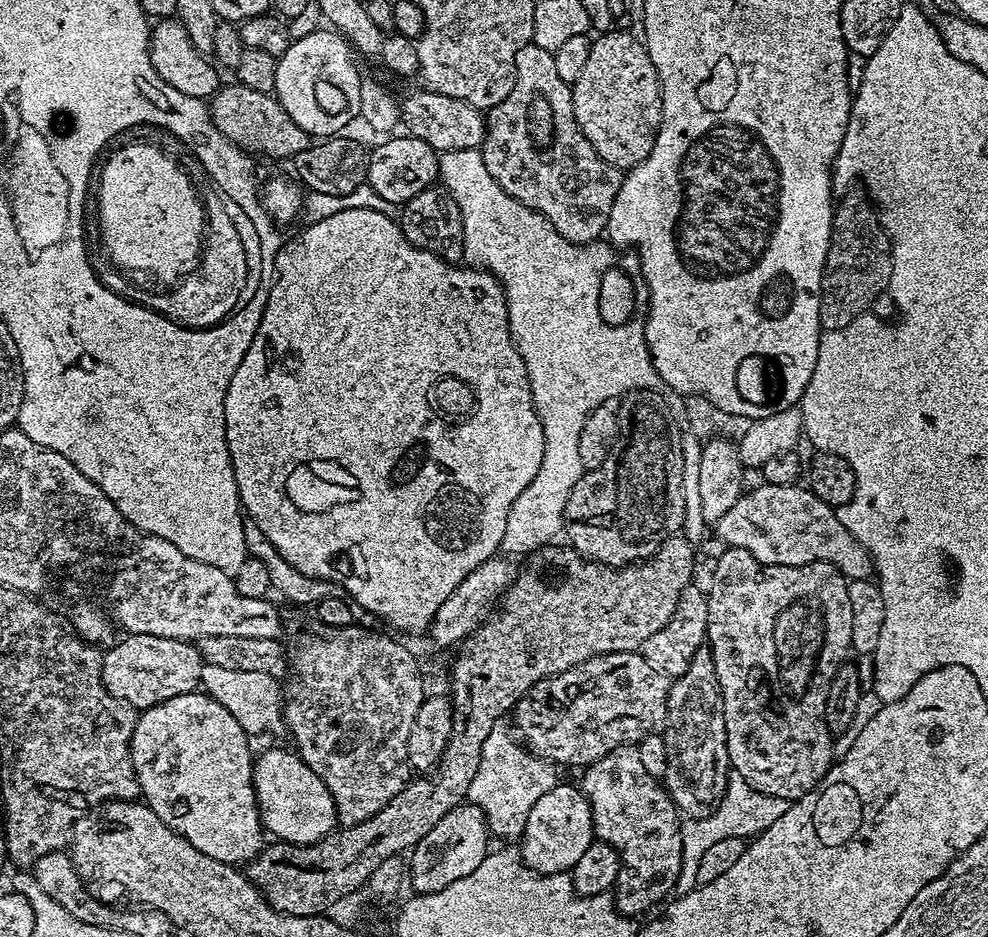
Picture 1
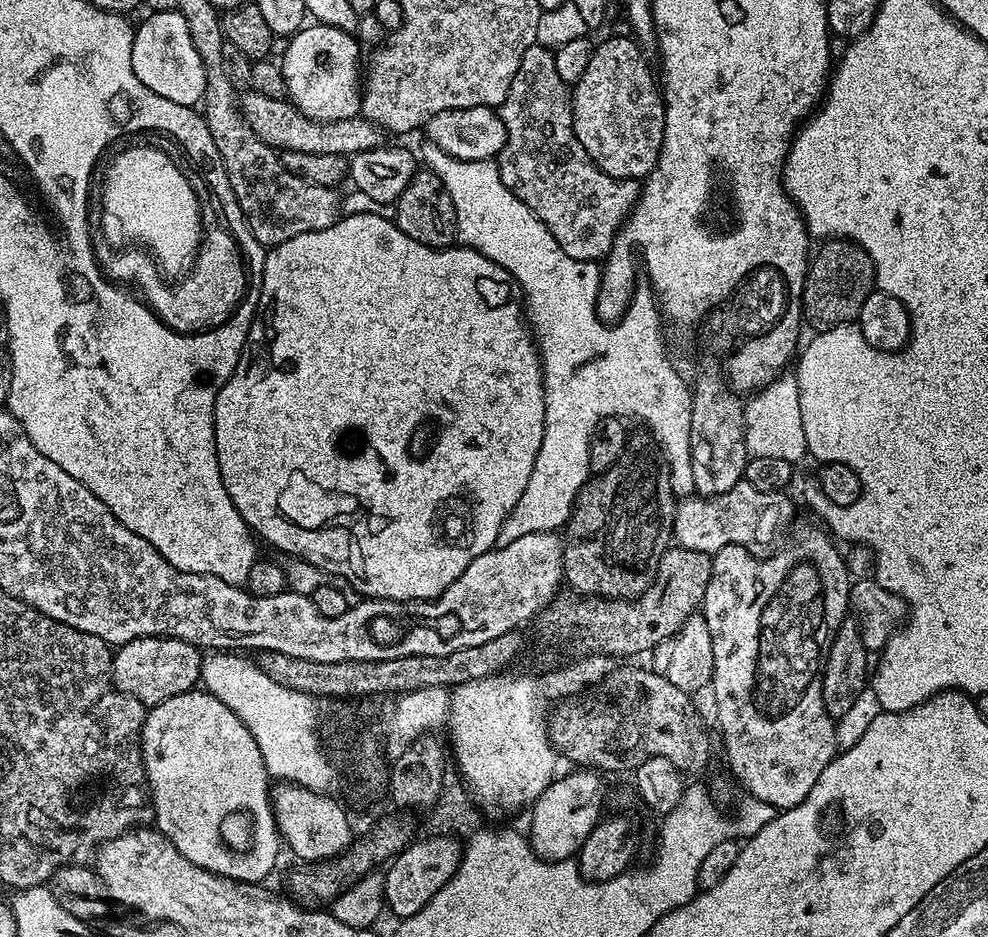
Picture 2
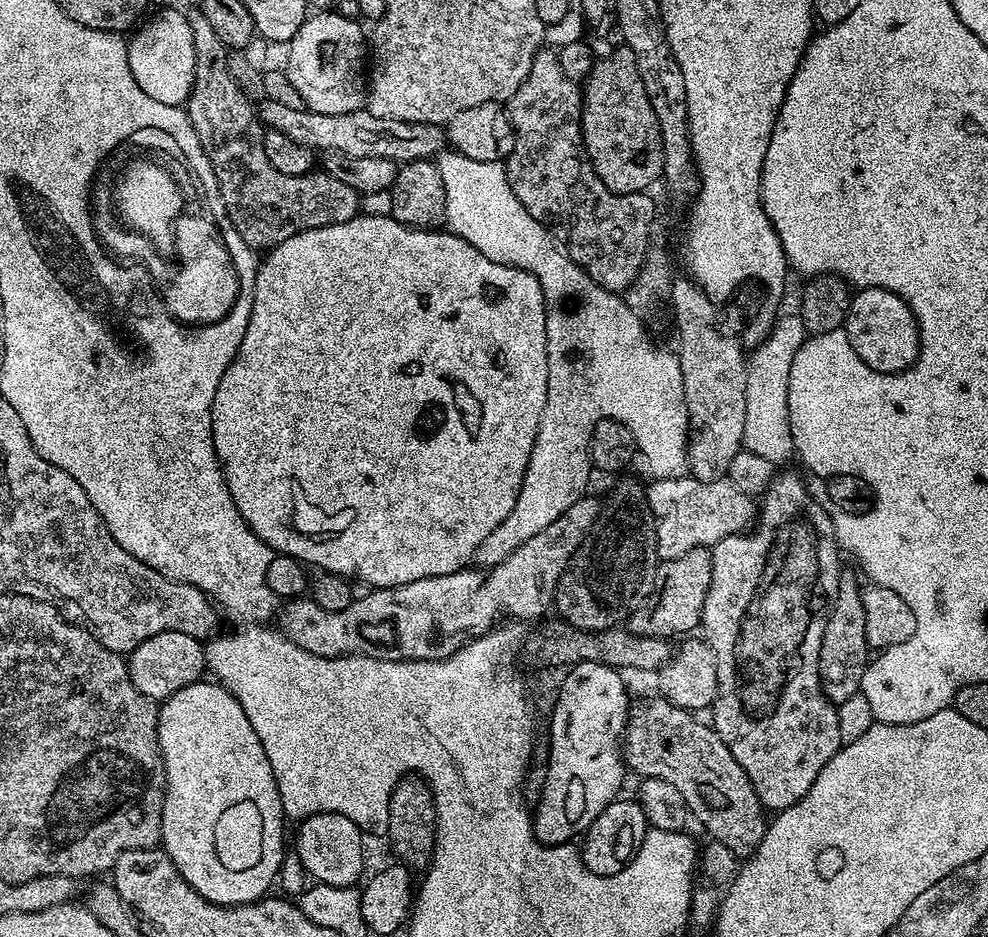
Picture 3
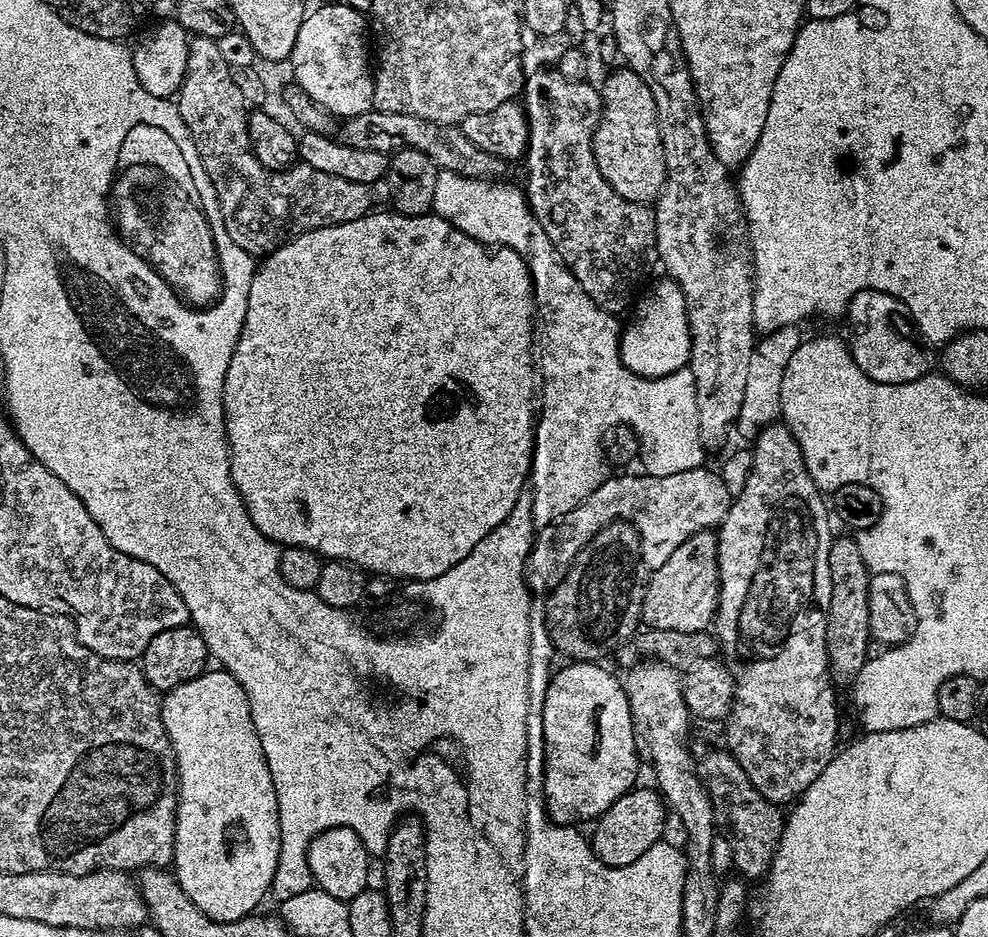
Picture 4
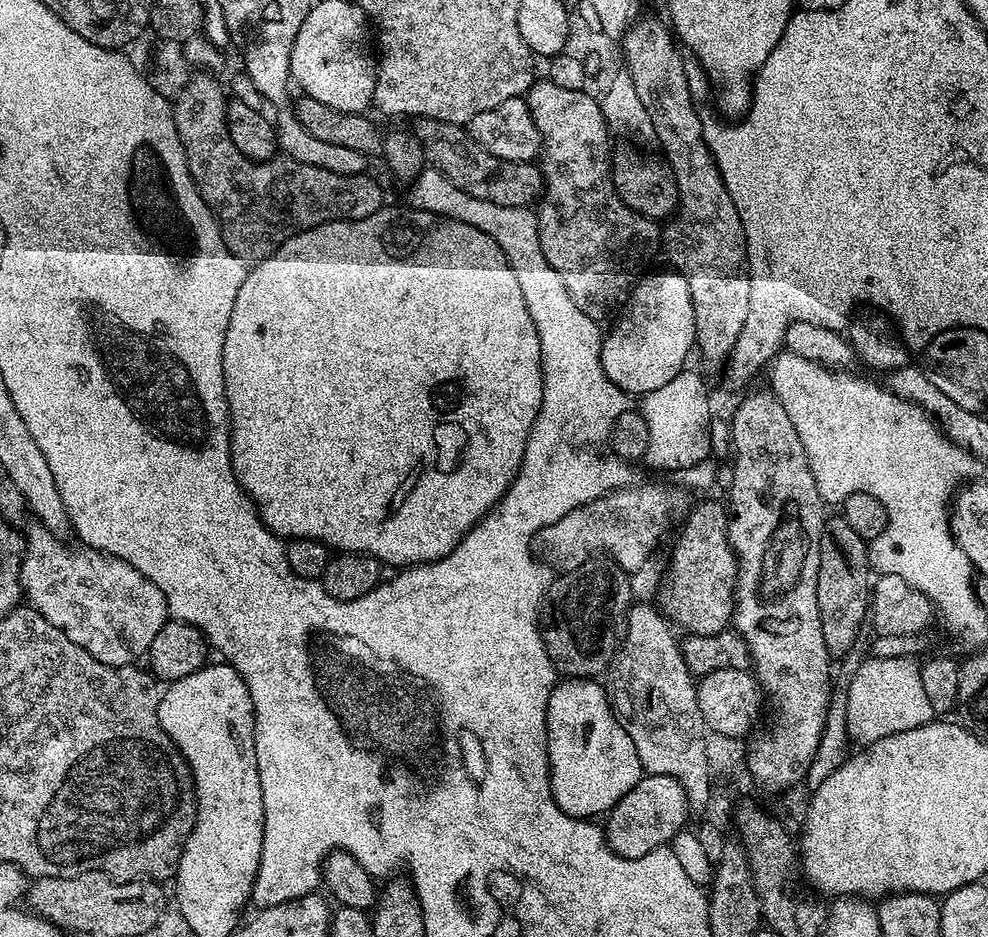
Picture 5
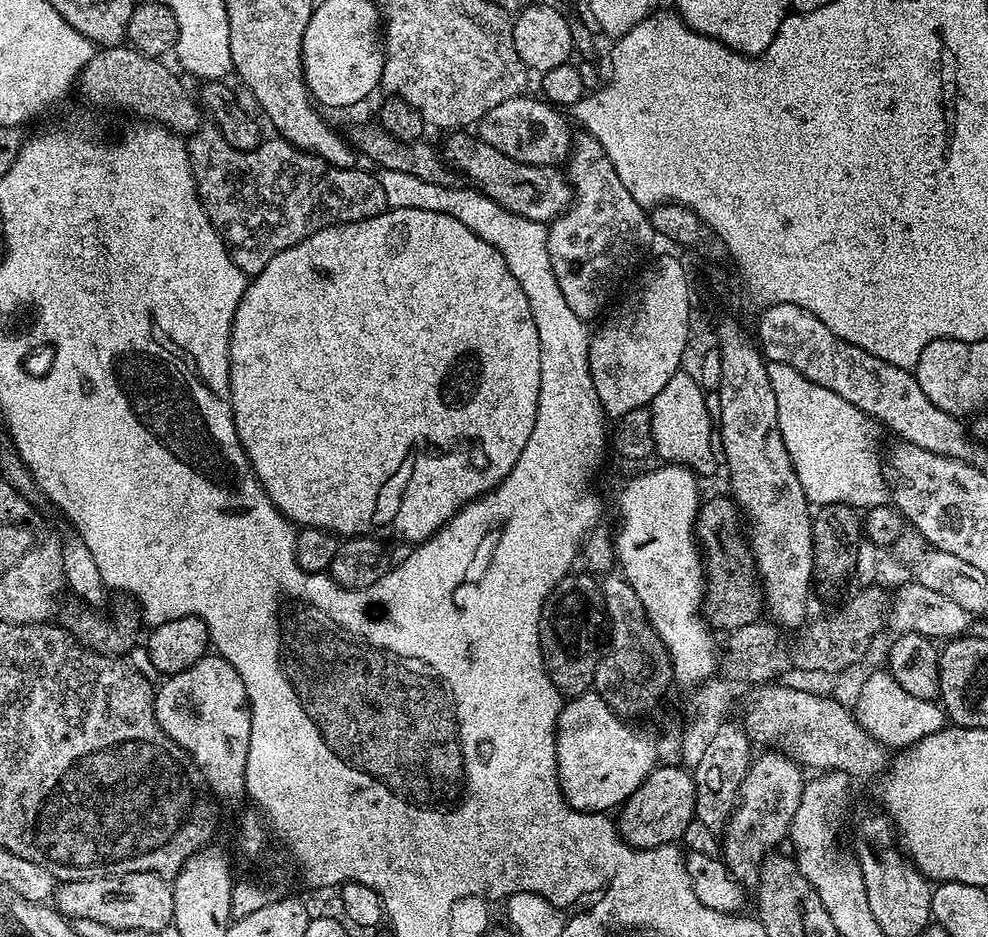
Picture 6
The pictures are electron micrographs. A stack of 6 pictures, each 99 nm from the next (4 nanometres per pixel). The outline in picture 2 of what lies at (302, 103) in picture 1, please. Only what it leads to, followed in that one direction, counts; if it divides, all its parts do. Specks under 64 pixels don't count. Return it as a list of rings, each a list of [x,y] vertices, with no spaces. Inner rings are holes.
[[[312,22],[292,33],[285,44],[284,60],[279,65],[286,78],[287,99],[298,111],[315,120],[345,120],[361,115],[362,64],[356,59],[362,48],[353,33]]]

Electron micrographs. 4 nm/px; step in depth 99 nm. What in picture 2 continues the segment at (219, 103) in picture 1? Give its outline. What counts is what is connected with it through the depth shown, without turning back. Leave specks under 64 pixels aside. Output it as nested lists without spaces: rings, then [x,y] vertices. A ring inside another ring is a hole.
[[[248,90],[239,97],[240,113],[246,118],[250,130],[262,138],[270,147],[280,152],[302,150],[302,154],[338,154],[351,158],[358,152],[379,148],[385,143],[386,132],[363,115],[345,120],[315,120],[297,110],[287,99],[266,98],[266,94]]]

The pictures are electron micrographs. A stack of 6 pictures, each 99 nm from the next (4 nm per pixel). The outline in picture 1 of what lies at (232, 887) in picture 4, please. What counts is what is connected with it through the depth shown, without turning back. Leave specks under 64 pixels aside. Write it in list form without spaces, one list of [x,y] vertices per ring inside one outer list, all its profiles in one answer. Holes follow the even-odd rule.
[[[203,690],[178,694],[178,698],[170,698],[158,706],[143,709],[137,715],[132,735],[132,765],[140,783],[140,796],[143,803],[147,804],[150,810],[154,810],[154,814],[158,814],[158,818],[162,818],[162,822],[166,822],[166,826],[170,826],[170,830],[174,830],[179,836],[186,838],[186,842],[190,842],[190,846],[194,846],[194,850],[202,850],[202,854],[210,854],[210,858],[233,866],[247,865],[248,861],[257,856],[260,849],[266,844],[266,833],[260,823],[260,811],[256,805],[256,795],[252,785],[254,751],[252,752],[248,743],[250,743],[250,737],[242,730],[242,726],[238,726],[234,714],[230,714],[230,710],[226,710],[226,706],[222,706],[222,702],[218,702]]]

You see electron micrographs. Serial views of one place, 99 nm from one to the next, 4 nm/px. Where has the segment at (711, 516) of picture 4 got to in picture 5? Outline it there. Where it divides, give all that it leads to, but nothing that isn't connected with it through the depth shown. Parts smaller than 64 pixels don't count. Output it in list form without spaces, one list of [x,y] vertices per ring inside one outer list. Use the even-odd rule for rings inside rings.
[[[636,482],[616,492],[607,492],[592,504],[570,510],[570,514],[558,522],[548,524],[536,532],[532,540],[533,553],[549,569],[557,568],[557,573],[563,574],[593,559],[601,548],[604,551],[601,553],[611,557],[625,572],[635,573],[635,568],[647,562],[664,519],[680,504],[681,489],[664,484]]]

